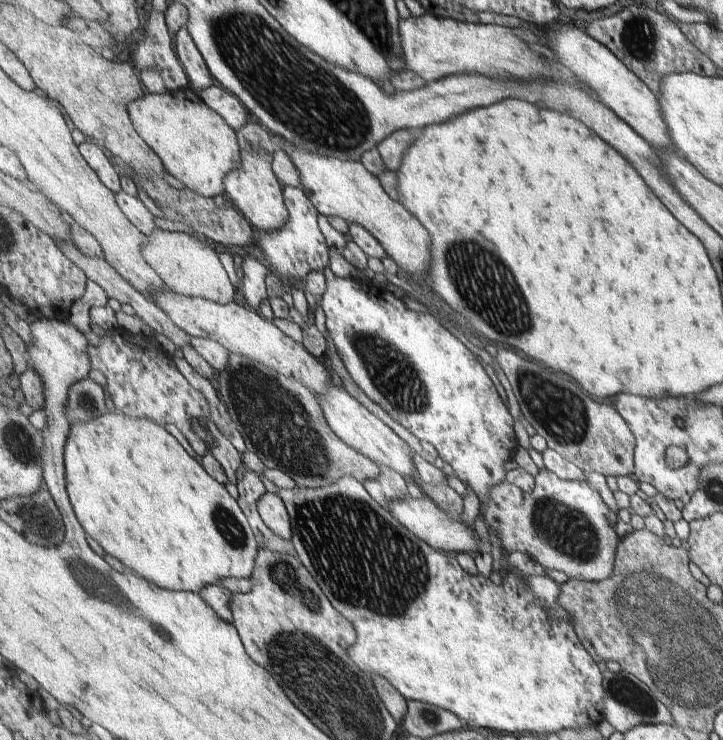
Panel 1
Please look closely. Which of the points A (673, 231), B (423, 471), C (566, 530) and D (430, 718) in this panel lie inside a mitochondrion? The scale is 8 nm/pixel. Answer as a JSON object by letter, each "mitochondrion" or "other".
{"A":"other","B":"other","C":"mitochondrion","D":"mitochondrion"}

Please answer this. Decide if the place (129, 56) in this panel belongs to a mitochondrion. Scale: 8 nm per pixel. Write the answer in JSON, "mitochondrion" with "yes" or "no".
{"mitochondrion":"no"}

